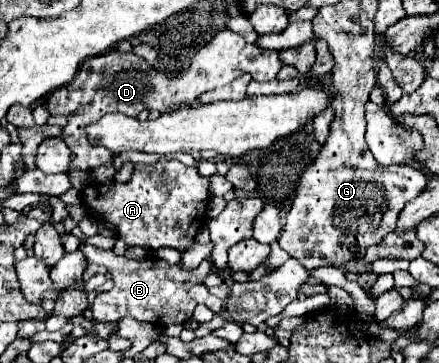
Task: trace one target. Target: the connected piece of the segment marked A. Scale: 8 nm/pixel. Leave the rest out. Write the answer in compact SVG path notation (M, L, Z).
M159 161L155 165L135 165L129 183L89 183L83 191L83 203L91 215L103 217L117 227L119 237L127 245L141 245L149 251L159 247L173 247L177 251L185 251L193 241L199 229L205 225L205 211L209 201L209 179L201 177L195 167L187 167L181 161Z

